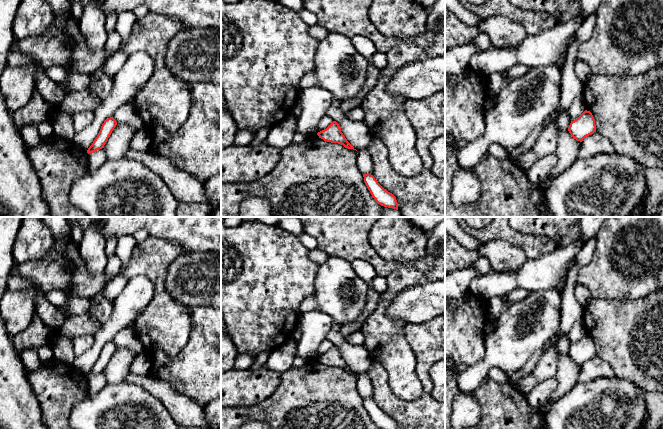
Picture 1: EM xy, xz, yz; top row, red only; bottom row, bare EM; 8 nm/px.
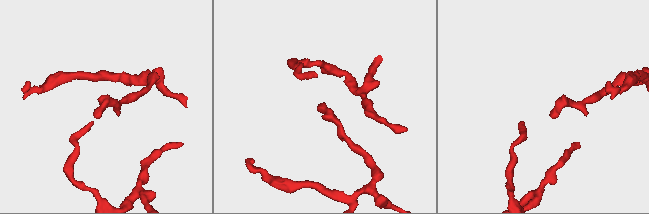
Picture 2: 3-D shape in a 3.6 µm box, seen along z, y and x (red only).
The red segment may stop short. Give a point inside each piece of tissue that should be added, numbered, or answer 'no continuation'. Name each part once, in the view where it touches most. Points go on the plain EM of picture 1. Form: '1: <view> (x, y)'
no continuation

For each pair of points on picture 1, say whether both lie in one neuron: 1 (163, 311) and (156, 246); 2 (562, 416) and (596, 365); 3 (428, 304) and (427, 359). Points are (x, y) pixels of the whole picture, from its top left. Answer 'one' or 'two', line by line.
1: one
2: two
3: two

